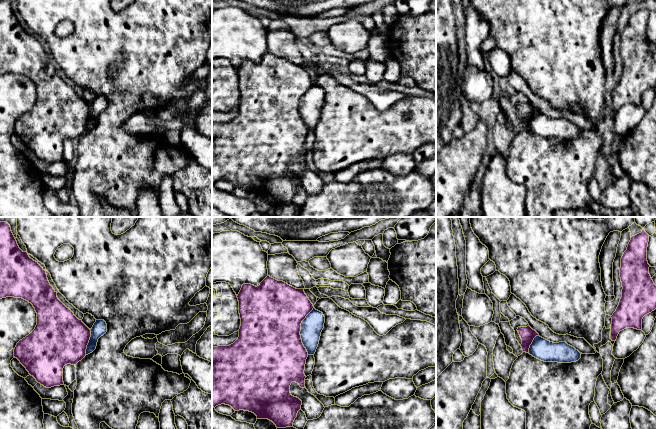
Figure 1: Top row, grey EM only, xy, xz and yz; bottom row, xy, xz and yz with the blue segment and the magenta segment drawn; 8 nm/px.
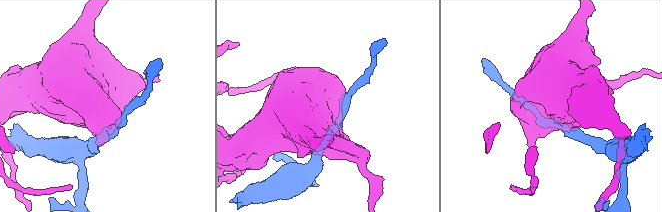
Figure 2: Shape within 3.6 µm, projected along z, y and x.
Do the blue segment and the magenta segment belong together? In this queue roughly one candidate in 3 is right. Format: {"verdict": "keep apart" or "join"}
{"verdict": "keep apart"}

